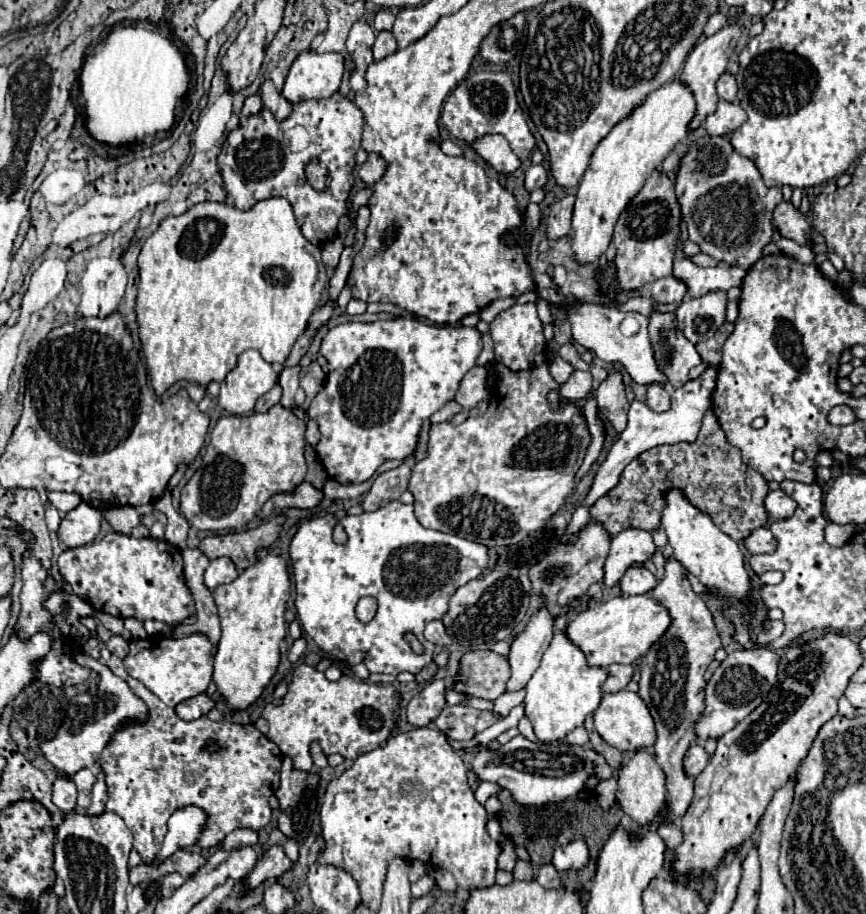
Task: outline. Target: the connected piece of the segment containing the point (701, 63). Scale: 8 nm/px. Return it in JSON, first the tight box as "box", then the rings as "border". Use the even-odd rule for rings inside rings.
{"box":[679,23,741,131],"border":[[[731,23],[731,25],[727,25],[725,29],[721,29],[719,33],[707,37],[703,43],[697,43],[695,49],[689,53],[689,57],[687,57],[687,61],[685,61],[685,67],[683,67],[683,73],[681,73],[679,81],[693,93],[693,97],[695,97],[695,101],[697,101],[695,117],[693,117],[691,123],[689,123],[689,129],[691,129],[691,131],[699,129],[699,127],[703,125],[705,117],[711,115],[711,113],[715,111],[717,101],[719,101],[719,99],[717,99],[717,93],[715,93],[715,83],[717,83],[717,79],[725,73],[729,55],[733,53],[739,35],[741,35],[741,29],[739,29],[735,23]]]}

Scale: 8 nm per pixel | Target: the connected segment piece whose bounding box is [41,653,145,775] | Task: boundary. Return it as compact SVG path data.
M85 653L77 655L77 663L97 671L101 683L97 695L83 693L71 699L71 705L67 709L67 719L59 727L55 739L41 745L43 755L57 769L59 775L73 775L79 769L97 763L101 751L105 749L105 743L109 743L109 735L113 735L113 731L117 731L117 727L121 727L125 719L141 719L141 715L145 715L145 703L141 703L141 699L137 699L133 691L129 691L129 685L117 675L113 675L109 667L101 665L99 661L91 659Z

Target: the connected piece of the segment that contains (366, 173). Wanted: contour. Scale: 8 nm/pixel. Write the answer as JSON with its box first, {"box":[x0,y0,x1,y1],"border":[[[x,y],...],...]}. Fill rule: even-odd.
{"box":[359,153,387,185],"border":[[[369,153],[367,161],[359,167],[359,177],[367,183],[367,185],[375,185],[387,171],[387,161],[377,155],[377,153]]]}

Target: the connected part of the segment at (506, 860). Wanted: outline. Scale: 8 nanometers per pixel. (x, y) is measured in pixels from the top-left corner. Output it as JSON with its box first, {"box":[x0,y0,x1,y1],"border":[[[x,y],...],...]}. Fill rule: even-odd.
{"box":[497,839,517,871],"border":[[[505,839],[505,841],[501,843],[501,847],[503,847],[503,853],[501,853],[501,857],[497,859],[497,861],[499,861],[499,869],[503,869],[503,871],[513,871],[515,863],[517,863],[517,855],[515,855],[513,843],[511,843],[509,839]]]}

